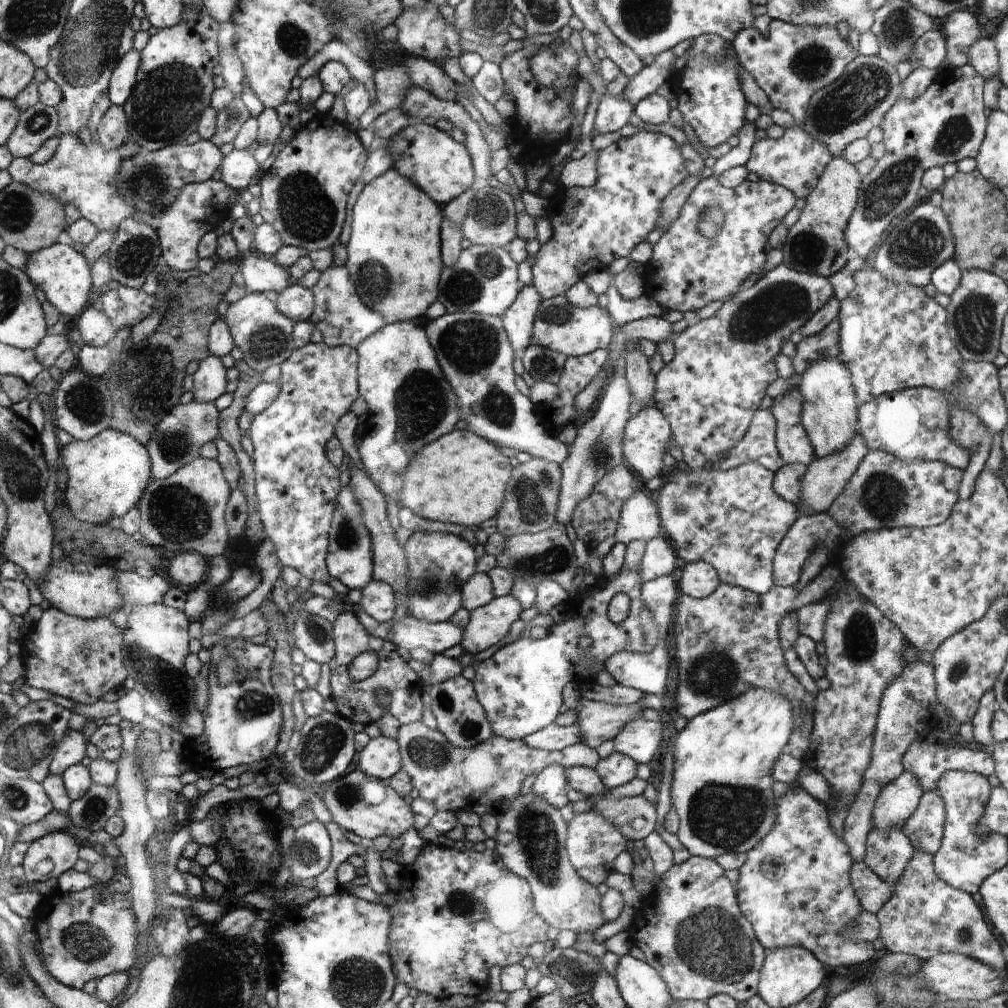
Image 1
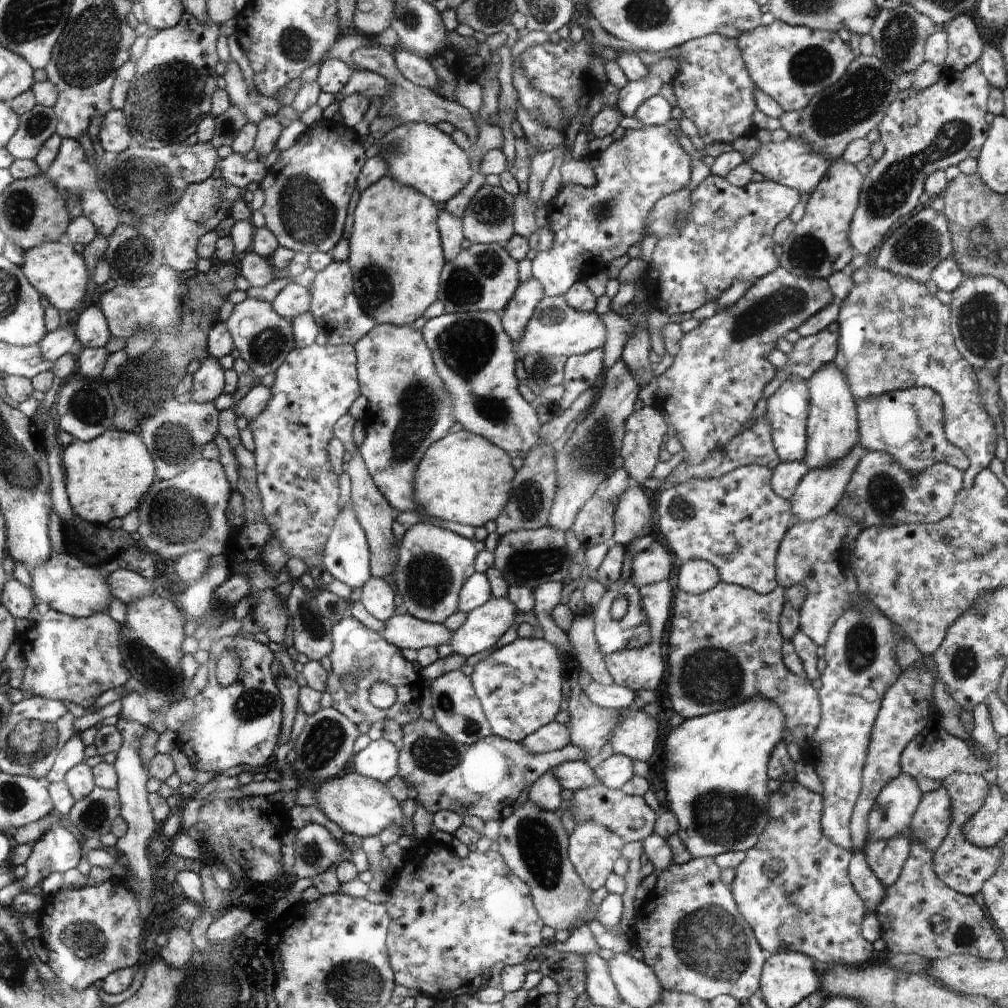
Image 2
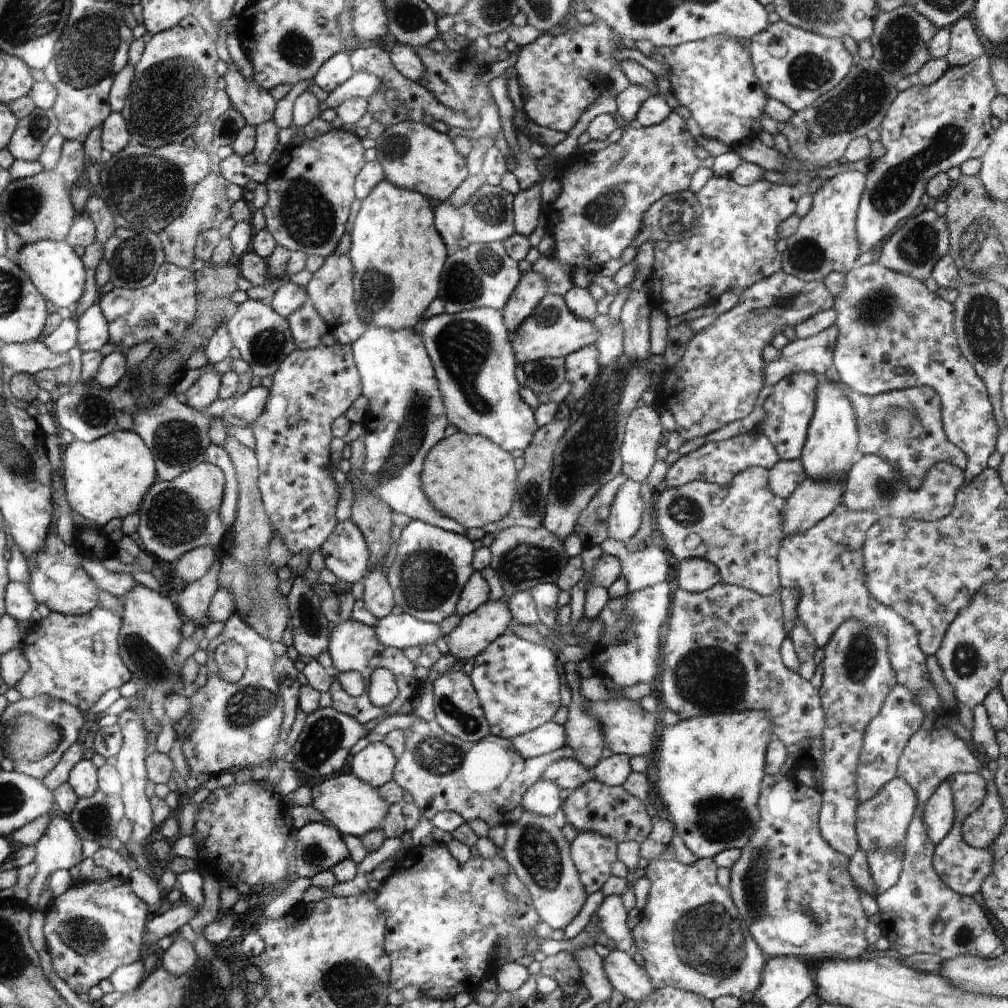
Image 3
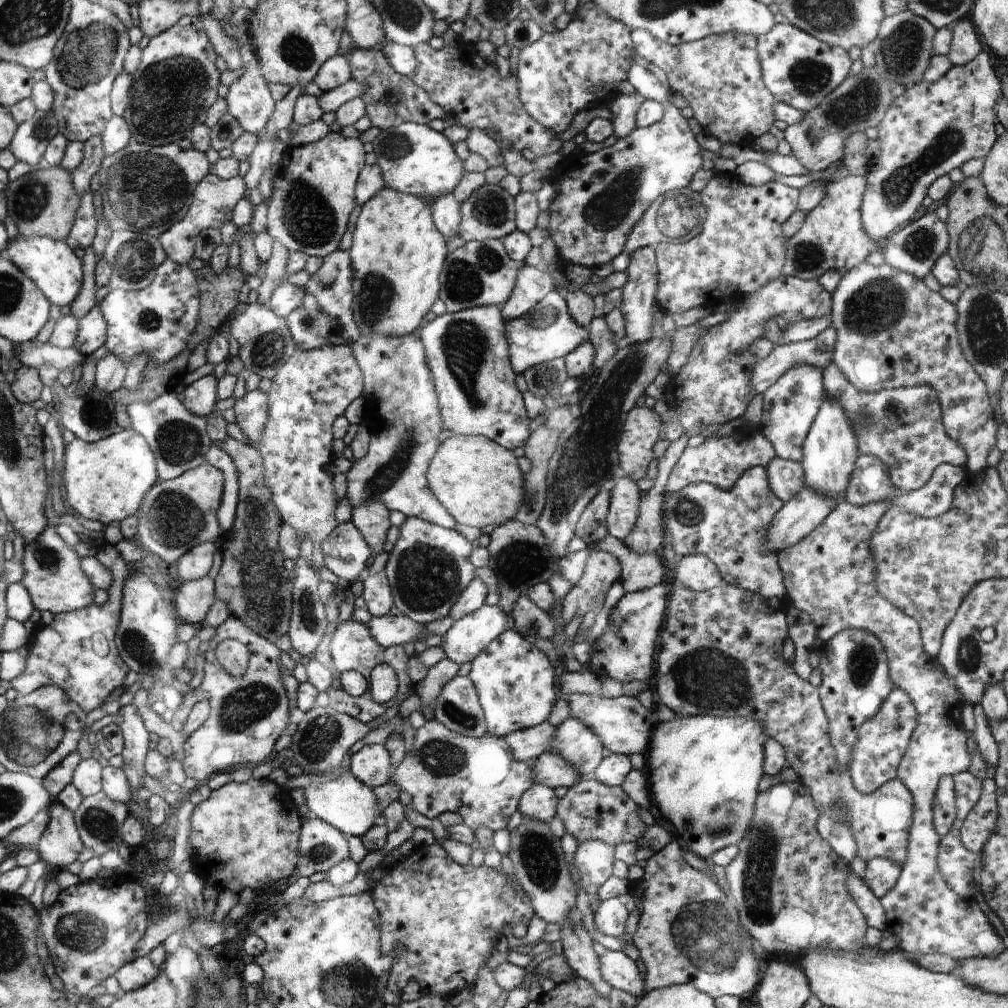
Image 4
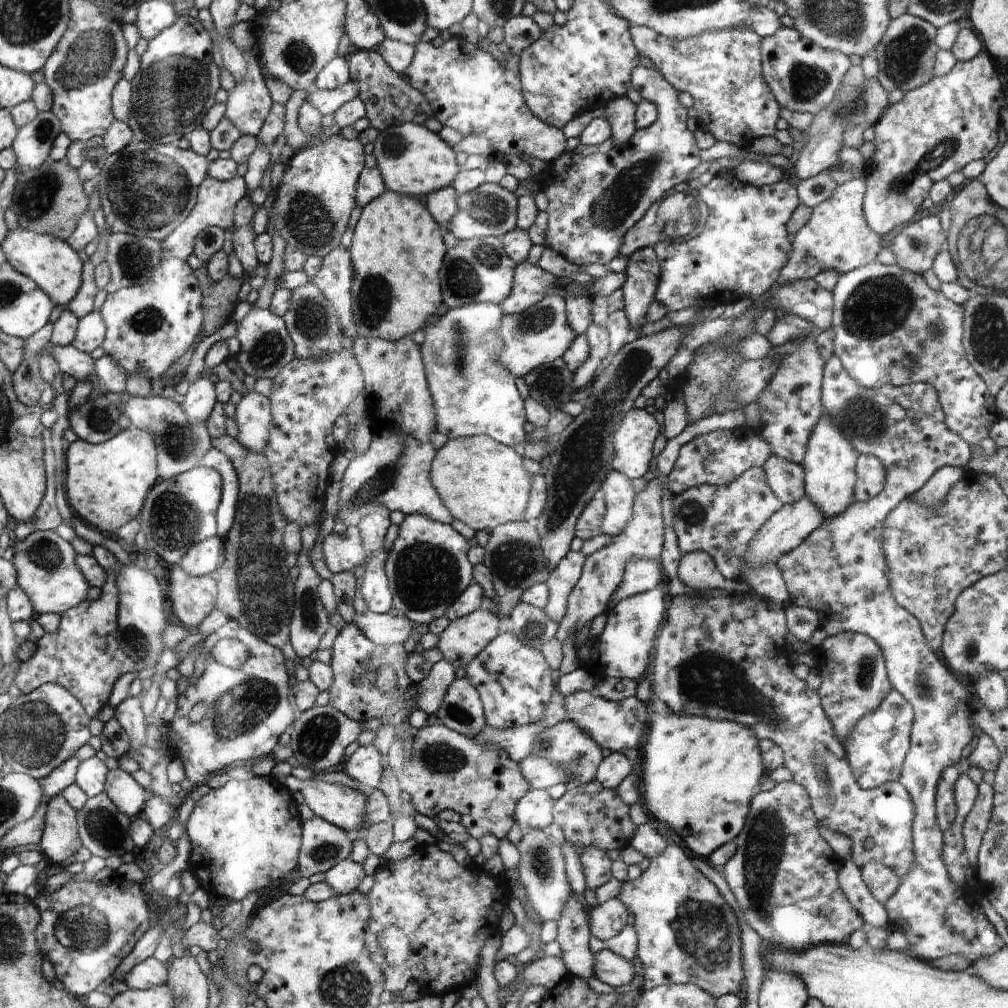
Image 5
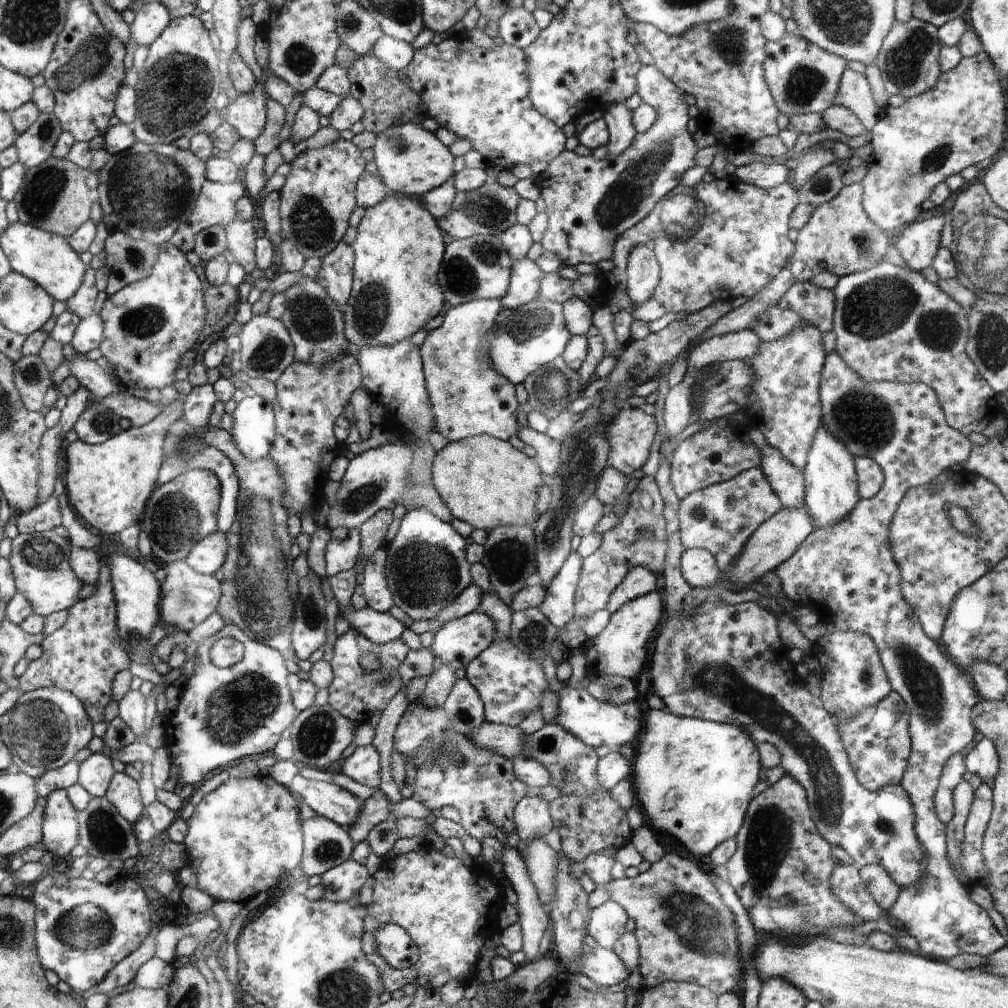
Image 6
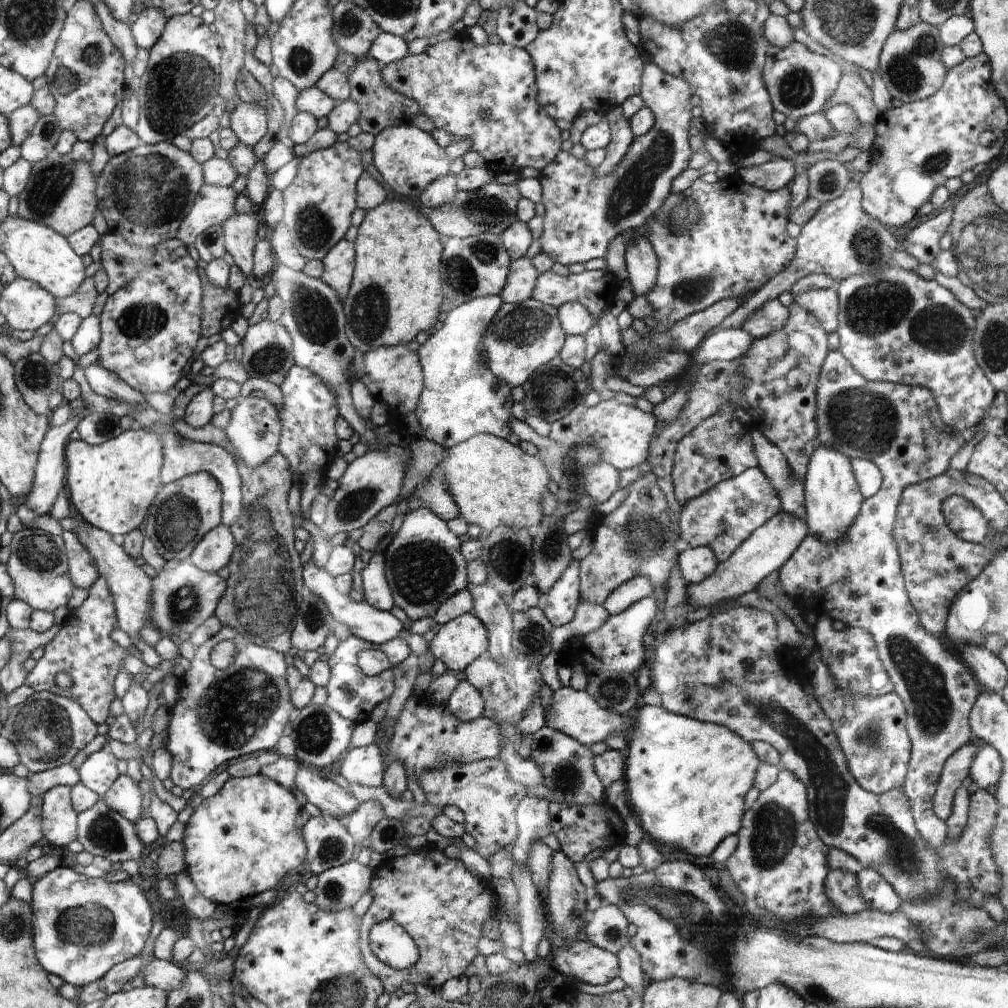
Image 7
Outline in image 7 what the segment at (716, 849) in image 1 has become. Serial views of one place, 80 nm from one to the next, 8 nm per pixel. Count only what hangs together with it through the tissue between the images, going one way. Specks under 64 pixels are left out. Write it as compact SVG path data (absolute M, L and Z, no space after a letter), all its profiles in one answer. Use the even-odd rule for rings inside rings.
M640 704L635 710L634 723L629 733L629 753L625 756L625 776L624 781L627 784L629 792L629 802L632 806L633 814L638 818L645 834L648 834L657 844L666 844L678 850L686 852L690 856L711 856L714 849L727 836L737 834L741 829L741 820L745 814L745 796L753 787L756 780L757 768L762 762L757 757L756 751L751 743L746 742L739 734L728 730L722 725L716 723L705 723L684 715L672 714L662 706Z

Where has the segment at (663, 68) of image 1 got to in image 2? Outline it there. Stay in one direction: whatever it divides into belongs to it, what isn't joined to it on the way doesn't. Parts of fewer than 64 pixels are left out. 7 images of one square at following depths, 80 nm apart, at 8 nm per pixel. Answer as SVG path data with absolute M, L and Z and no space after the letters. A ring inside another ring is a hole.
M650 72L644 80L628 81L620 89L618 103L616 107L625 117L635 117L638 106L652 96L659 95L663 80L660 76Z

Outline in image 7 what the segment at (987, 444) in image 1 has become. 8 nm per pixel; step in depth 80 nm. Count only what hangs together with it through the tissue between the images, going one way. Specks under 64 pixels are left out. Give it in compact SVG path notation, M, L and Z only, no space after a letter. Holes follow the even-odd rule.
M892 264L875 275L854 275L836 284L840 298L838 314L839 350L862 376L871 381L886 381L928 388L934 395L942 420L962 432L978 427L985 410L995 397L994 387L976 362L972 350L978 311L966 307L936 279L926 280L916 271Z

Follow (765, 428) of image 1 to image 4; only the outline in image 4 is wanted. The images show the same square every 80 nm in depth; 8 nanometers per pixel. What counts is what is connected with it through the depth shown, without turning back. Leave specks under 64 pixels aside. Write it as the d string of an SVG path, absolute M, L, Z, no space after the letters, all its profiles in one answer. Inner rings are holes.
M744 420L731 435L710 435L700 445L686 447L668 477L665 490L678 492L688 483L697 482L710 483L722 490L732 489L742 474L753 467L767 467L776 456L773 443L762 434L762 422L756 425Z

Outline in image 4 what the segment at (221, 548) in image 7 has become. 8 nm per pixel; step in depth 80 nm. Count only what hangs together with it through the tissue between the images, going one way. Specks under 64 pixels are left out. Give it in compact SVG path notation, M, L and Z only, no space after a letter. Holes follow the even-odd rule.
M212 541L198 545L198 550L190 549L190 554L186 554L186 558L180 558L177 562L178 574L186 581L210 575L215 550Z

